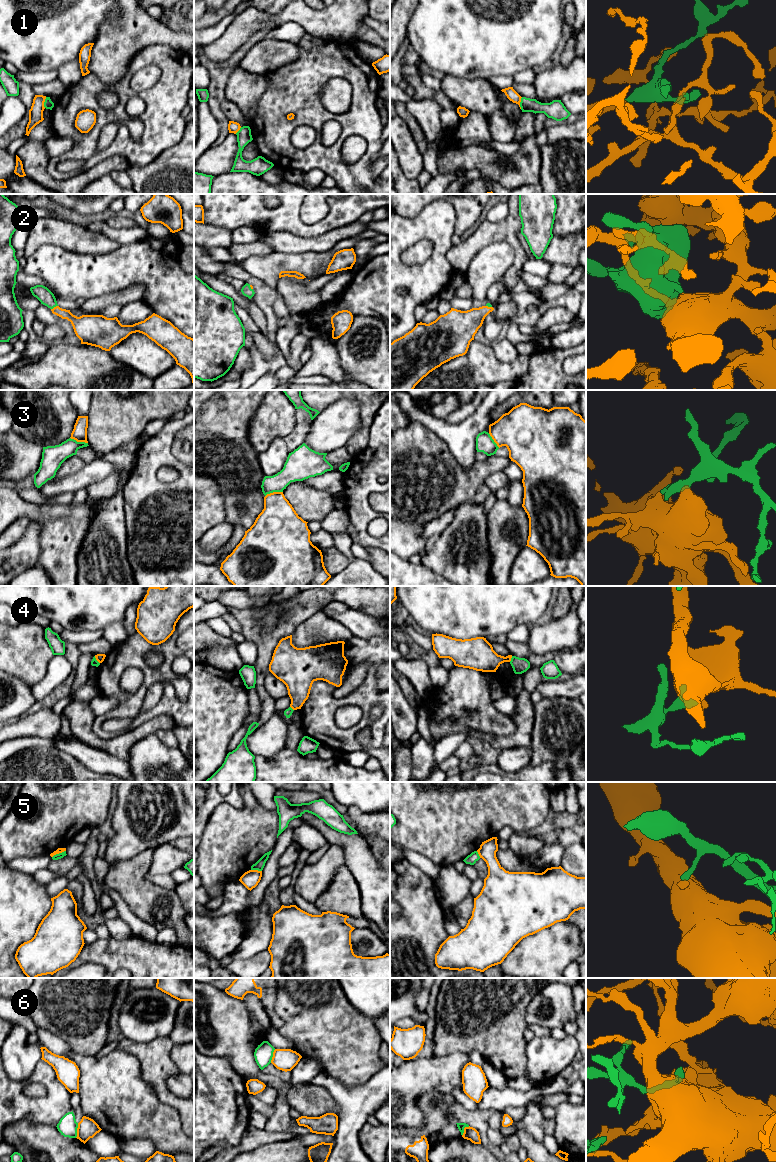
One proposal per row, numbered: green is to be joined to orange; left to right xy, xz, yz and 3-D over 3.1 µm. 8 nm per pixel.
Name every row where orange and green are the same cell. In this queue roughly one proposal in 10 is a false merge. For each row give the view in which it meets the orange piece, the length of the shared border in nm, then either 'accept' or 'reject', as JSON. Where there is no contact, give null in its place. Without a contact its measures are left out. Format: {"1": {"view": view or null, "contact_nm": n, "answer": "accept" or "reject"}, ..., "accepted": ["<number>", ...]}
{"1": {"view": "yz", "contact_nm": 100, "answer": "accept"}, "2": {"view": "xy", "contact_nm": 70, "answer": "accept"}, "3": {"view": "xy", "contact_nm": 150, "answer": "accept"}, "4": {"view": "yz", "contact_nm": 50, "answer": "reject"}, "5": {"view": "xy", "contact_nm": 130, "answer": "reject"}, "6": {"view": "xy", "contact_nm": 120, "answer": "reject"}, "accepted": ["1", "2", "3"]}

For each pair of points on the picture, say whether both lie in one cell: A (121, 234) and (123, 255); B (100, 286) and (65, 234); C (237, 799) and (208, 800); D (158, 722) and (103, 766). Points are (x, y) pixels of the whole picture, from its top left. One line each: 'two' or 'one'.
A: two
B: two
C: one
D: two

